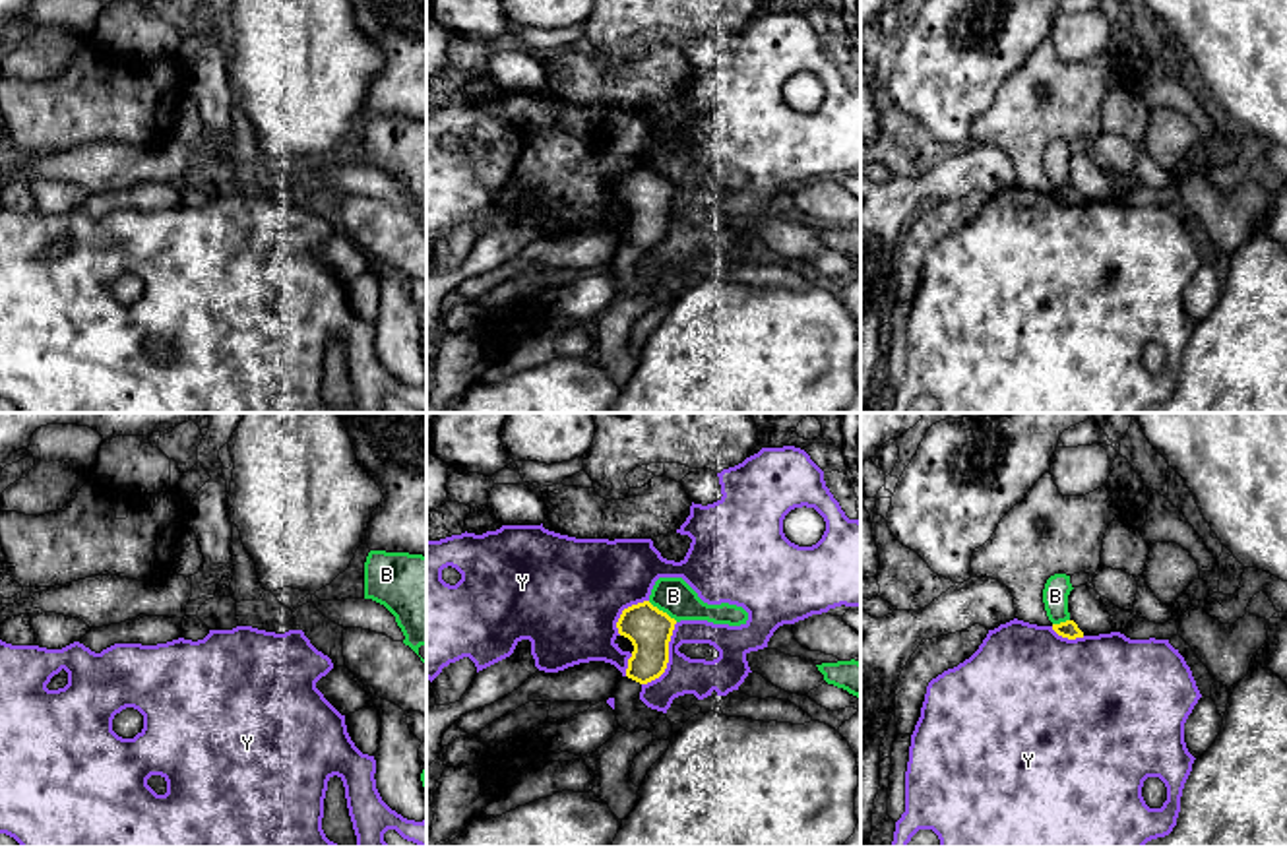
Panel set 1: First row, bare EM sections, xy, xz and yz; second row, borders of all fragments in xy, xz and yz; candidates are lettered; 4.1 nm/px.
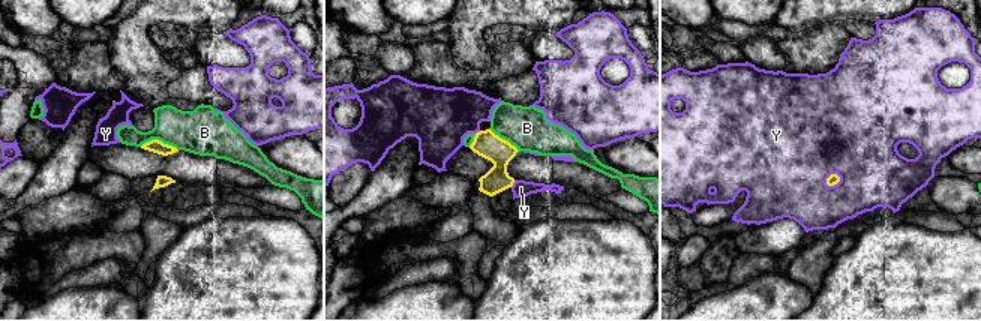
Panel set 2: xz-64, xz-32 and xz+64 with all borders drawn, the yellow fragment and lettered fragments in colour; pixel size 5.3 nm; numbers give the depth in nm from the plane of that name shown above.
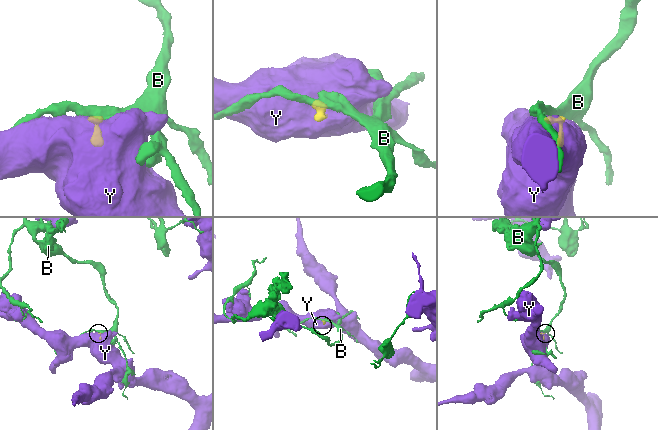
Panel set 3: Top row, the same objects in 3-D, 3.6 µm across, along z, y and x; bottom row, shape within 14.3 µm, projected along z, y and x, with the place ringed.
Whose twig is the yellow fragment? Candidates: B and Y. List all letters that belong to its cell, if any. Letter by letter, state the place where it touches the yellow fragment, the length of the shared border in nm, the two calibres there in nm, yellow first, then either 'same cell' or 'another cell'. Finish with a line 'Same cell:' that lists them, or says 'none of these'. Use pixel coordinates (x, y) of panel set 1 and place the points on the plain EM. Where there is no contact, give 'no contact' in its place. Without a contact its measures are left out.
B: xz (661, 177) | 150 nm | 180/160 nm | another cell
Y: xz (667, 223) | 300 nm | 180/160 nm | another cell
Same cell: none of these

